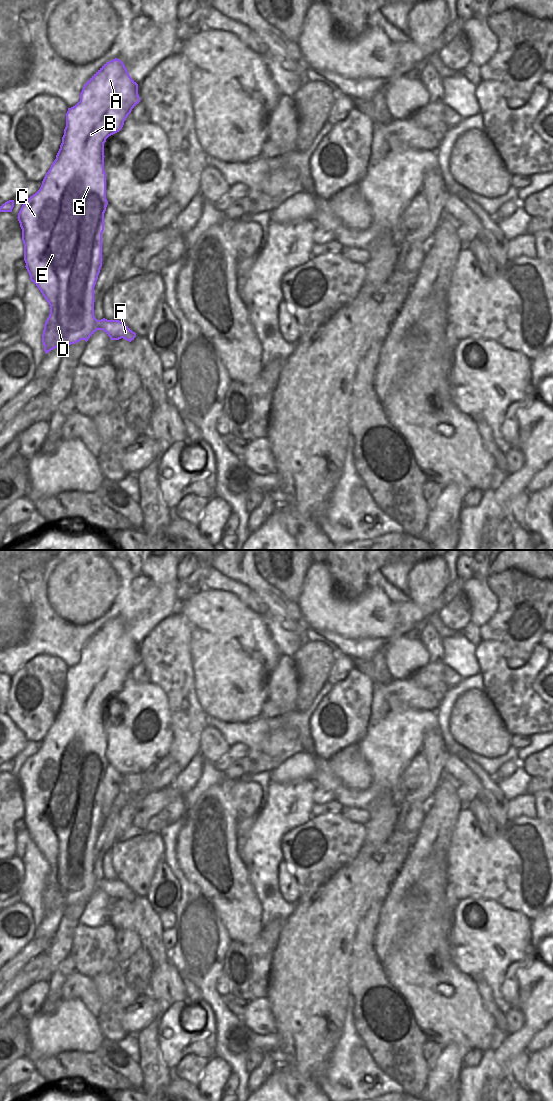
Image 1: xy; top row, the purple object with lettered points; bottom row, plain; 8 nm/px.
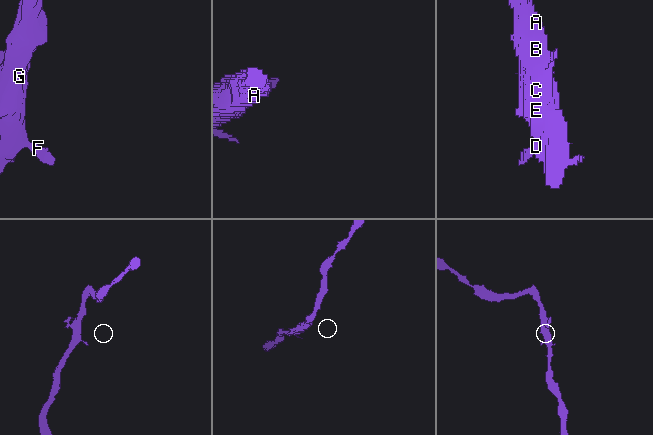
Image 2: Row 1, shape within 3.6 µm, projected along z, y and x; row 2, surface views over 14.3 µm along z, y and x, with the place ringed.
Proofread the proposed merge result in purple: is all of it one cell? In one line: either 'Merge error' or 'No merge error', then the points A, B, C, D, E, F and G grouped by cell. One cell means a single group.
No merge error. Groups: A B C D E F G.

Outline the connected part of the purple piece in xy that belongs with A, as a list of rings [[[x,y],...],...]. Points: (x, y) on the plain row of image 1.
[[[115,618],[104,624],[84,645],[80,653],[80,661],[75,666],[68,668],[66,673],[66,687],[64,689],[62,703],[56,715],[56,719],[46,733],[40,749],[24,762],[18,773],[17,778],[22,789],[22,801],[24,803],[25,827],[30,835],[30,840],[38,847],[50,865],[50,874],[44,884],[42,894],[42,903],[46,914],[57,907],[64,908],[65,906],[75,904],[81,900],[85,900],[87,902],[97,890],[103,890],[111,900],[119,900],[123,898],[131,902],[136,897],[136,893],[119,880],[107,880],[105,878],[97,880],[94,877],[94,847],[102,827],[102,793],[104,791],[104,773],[108,765],[108,761],[106,759],[106,733],[104,731],[104,703],[109,696],[122,689],[124,681],[139,662],[140,657],[138,655],[138,644],[130,637],[124,623]]]

